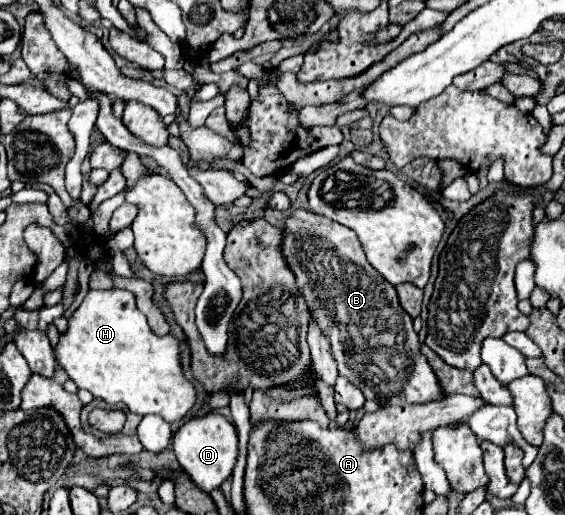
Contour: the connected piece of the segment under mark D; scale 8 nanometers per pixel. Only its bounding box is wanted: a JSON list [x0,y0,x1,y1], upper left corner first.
[172,412,238,494]

